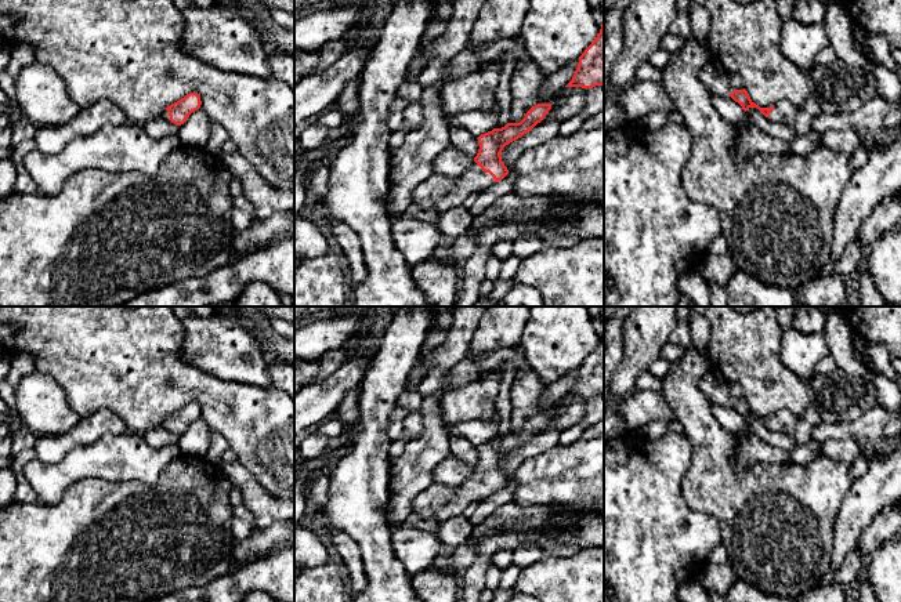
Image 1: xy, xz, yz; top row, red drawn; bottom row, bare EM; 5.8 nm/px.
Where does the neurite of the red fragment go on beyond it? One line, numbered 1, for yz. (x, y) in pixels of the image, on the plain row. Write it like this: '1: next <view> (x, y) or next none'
1: next yz (784, 421)

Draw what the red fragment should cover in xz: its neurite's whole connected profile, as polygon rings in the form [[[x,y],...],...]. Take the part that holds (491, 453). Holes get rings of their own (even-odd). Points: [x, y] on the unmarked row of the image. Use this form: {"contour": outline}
{"contour": [[[538,413],[520,432],[507,432],[481,443],[477,447],[480,458],[474,472],[457,489],[433,482],[412,500],[412,511],[421,519],[435,519],[441,525],[462,515],[471,501],[485,500],[502,490],[509,483],[500,465],[503,457],[529,442],[550,418],[551,413]]]}

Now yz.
{"contour": [[[734,399],[730,406],[738,411],[742,418],[746,421],[749,417],[757,417],[766,427],[768,427],[774,432],[781,432],[788,436],[795,438],[796,435],[796,424],[797,424],[797,416],[795,416],[789,410],[779,410],[774,416],[770,417],[760,417],[756,414],[748,400],[743,399]]]}

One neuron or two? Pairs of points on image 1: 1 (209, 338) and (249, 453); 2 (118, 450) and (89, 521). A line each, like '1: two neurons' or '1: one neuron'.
1: two neurons
2: two neurons

